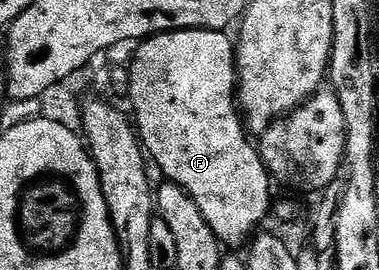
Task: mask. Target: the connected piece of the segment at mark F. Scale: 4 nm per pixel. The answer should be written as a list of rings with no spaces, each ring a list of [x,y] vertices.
[[[175,29],[168,33],[158,33],[152,37],[146,37],[144,41],[136,46],[137,54],[133,57],[133,62],[128,62],[130,71],[131,85],[128,93],[128,100],[133,100],[132,116],[135,118],[135,128],[140,136],[142,146],[151,158],[152,164],[172,184],[178,185],[186,189],[195,199],[195,203],[199,207],[199,211],[203,211],[203,219],[207,219],[207,223],[211,227],[211,231],[215,231],[215,235],[226,246],[241,245],[250,240],[258,232],[257,224],[270,216],[271,200],[269,201],[269,185],[271,186],[271,178],[268,169],[265,168],[264,161],[256,144],[253,145],[248,141],[247,125],[243,120],[242,114],[239,112],[239,90],[237,87],[237,54],[235,52],[235,41],[229,38],[230,34],[225,31],[215,29]]]

